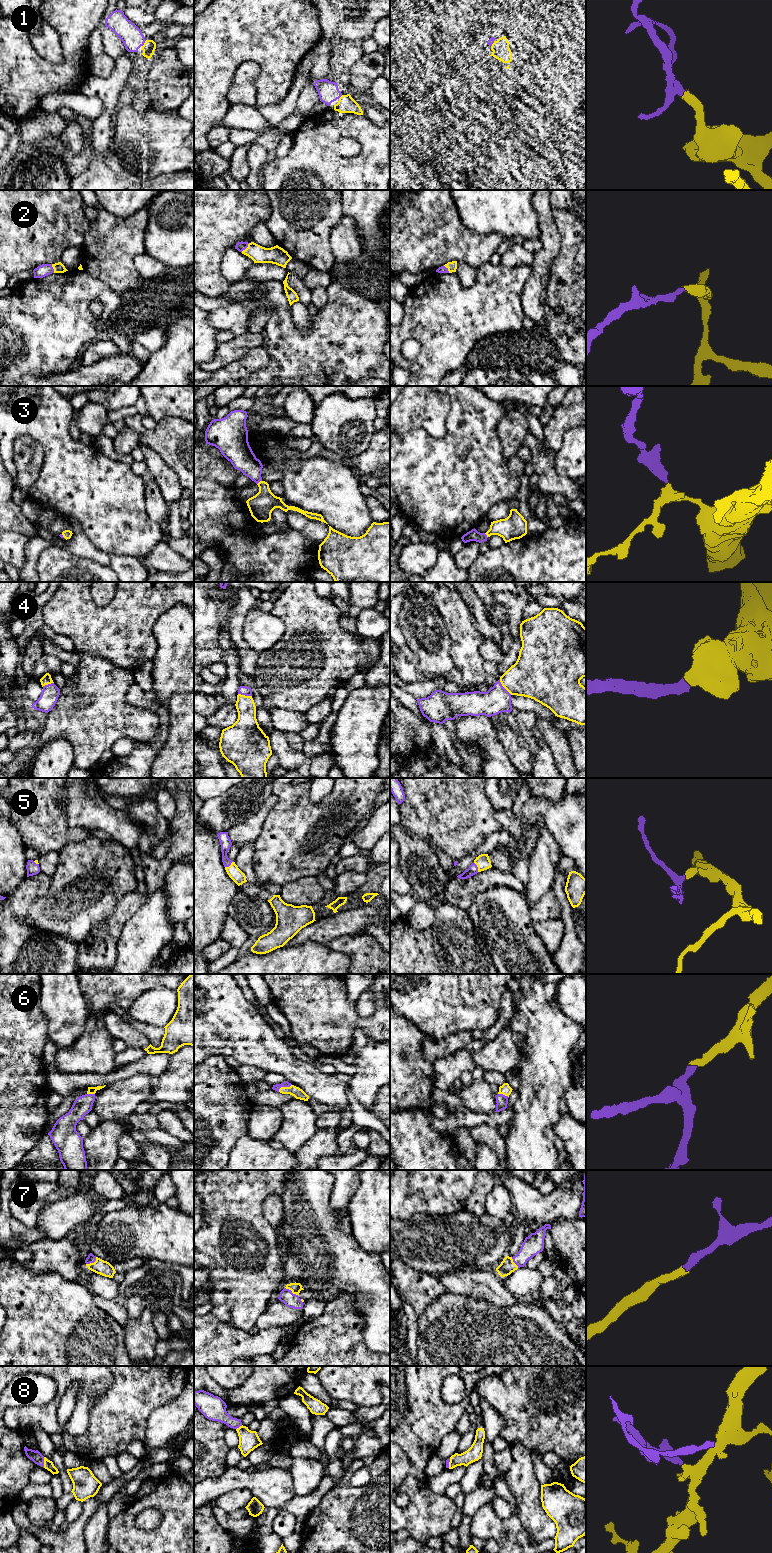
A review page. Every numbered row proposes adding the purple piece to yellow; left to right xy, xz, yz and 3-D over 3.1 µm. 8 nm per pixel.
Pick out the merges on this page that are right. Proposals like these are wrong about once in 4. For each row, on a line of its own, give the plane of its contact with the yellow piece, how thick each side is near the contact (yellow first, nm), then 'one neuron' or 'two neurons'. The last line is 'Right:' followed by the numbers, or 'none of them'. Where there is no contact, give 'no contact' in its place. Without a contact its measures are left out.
1: contact in xy; calibres 100 and 170 nm; one neuron
2: contact in xz; calibres 140 and 80 nm; one neuron
3: contact in xz; calibres 200 and 200 nm; one neuron
4: contact in yz; calibres 340 and 220 nm; one neuron
5: contact in xz; calibres 100 and 90 nm; one neuron
6: contact in xz; calibres 90 and 50 nm; one neuron
7: contact in xz; calibres 80 and 120 nm; one neuron
8: contact in xy; calibres 70 and 90 nm; one neuron
Right: 1, 2, 3, 4, 5, 6, 7, 8

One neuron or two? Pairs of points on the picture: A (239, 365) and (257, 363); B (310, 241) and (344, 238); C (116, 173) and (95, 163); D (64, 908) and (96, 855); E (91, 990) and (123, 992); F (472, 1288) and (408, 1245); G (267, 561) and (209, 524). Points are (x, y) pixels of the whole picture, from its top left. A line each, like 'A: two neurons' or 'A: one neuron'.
A: one neuron
B: two neurons
C: one neuron
D: one neuron
E: one neuron
F: two neurons
G: one neuron

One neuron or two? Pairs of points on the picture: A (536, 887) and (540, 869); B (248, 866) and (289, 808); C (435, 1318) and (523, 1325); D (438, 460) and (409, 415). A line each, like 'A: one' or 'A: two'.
A: one
B: two
C: one
D: two

